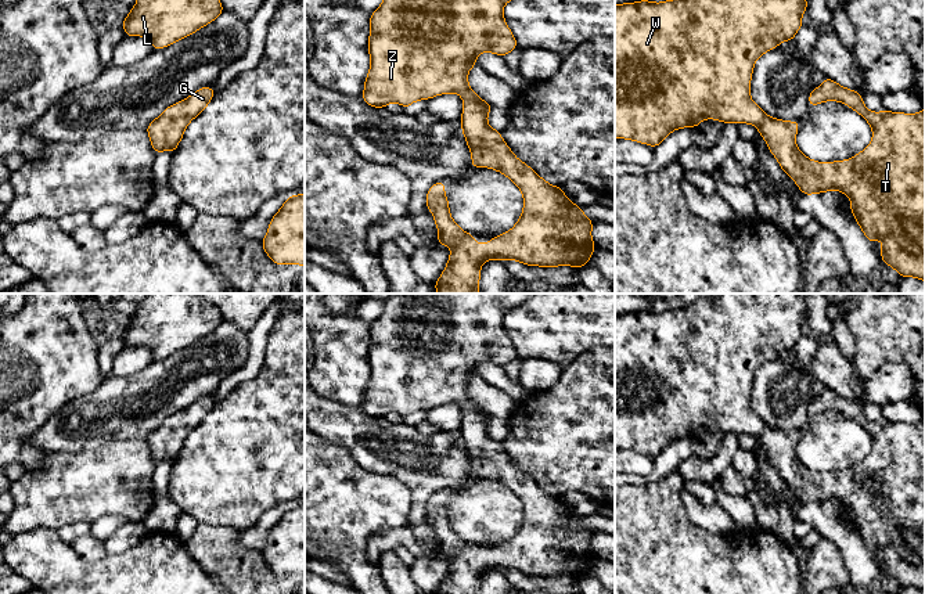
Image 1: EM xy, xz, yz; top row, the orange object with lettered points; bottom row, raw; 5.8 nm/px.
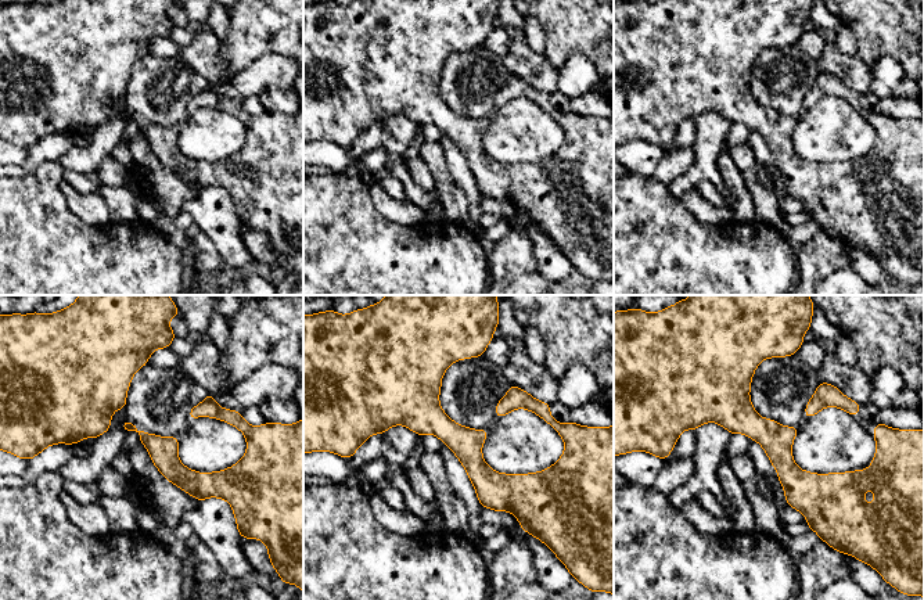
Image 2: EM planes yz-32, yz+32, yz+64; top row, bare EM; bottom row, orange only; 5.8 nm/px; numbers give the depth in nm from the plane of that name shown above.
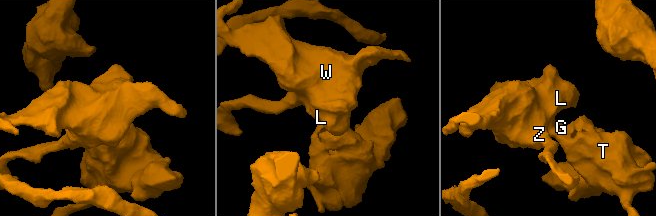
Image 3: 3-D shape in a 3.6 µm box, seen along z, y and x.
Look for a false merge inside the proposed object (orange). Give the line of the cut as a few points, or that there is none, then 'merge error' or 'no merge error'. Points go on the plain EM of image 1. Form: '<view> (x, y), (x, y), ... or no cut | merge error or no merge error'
no cut | no merge error

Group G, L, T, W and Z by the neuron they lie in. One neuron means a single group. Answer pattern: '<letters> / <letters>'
G L T W Z

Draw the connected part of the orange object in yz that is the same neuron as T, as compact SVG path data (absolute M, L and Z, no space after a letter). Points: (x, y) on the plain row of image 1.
M701 294L698 299L684 307L676 310L666 310L662 313L652 313L641 310L636 313L623 313L615 316L615 449L626 449L638 451L651 457L658 457L673 442L681 438L697 438L703 429L716 429L723 433L749 433L755 435L759 444L766 450L770 462L777 468L781 479L792 487L795 494L805 505L838 500L850 507L850 521L859 533L861 541L870 552L882 550L881 569L883 573L895 579L903 588L917 587L925 593L925 418L919 424L903 422L872 422L868 421L863 413L861 404L842 397L836 392L825 388L823 395L810 402L809 415L814 417L824 411L841 411L860 424L872 438L872 450L867 458L854 465L852 469L835 472L816 472L805 467L796 453L795 446L799 440L799 432L785 432L771 428L762 421L751 408L751 388L755 372L766 361L775 359L780 353L793 350L796 342L803 336L802 324L806 323L806 303L798 294Z

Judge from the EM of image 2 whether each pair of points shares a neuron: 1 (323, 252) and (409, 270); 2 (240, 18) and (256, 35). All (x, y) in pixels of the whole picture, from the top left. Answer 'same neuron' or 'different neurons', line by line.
1: same neuron
2: same neuron

